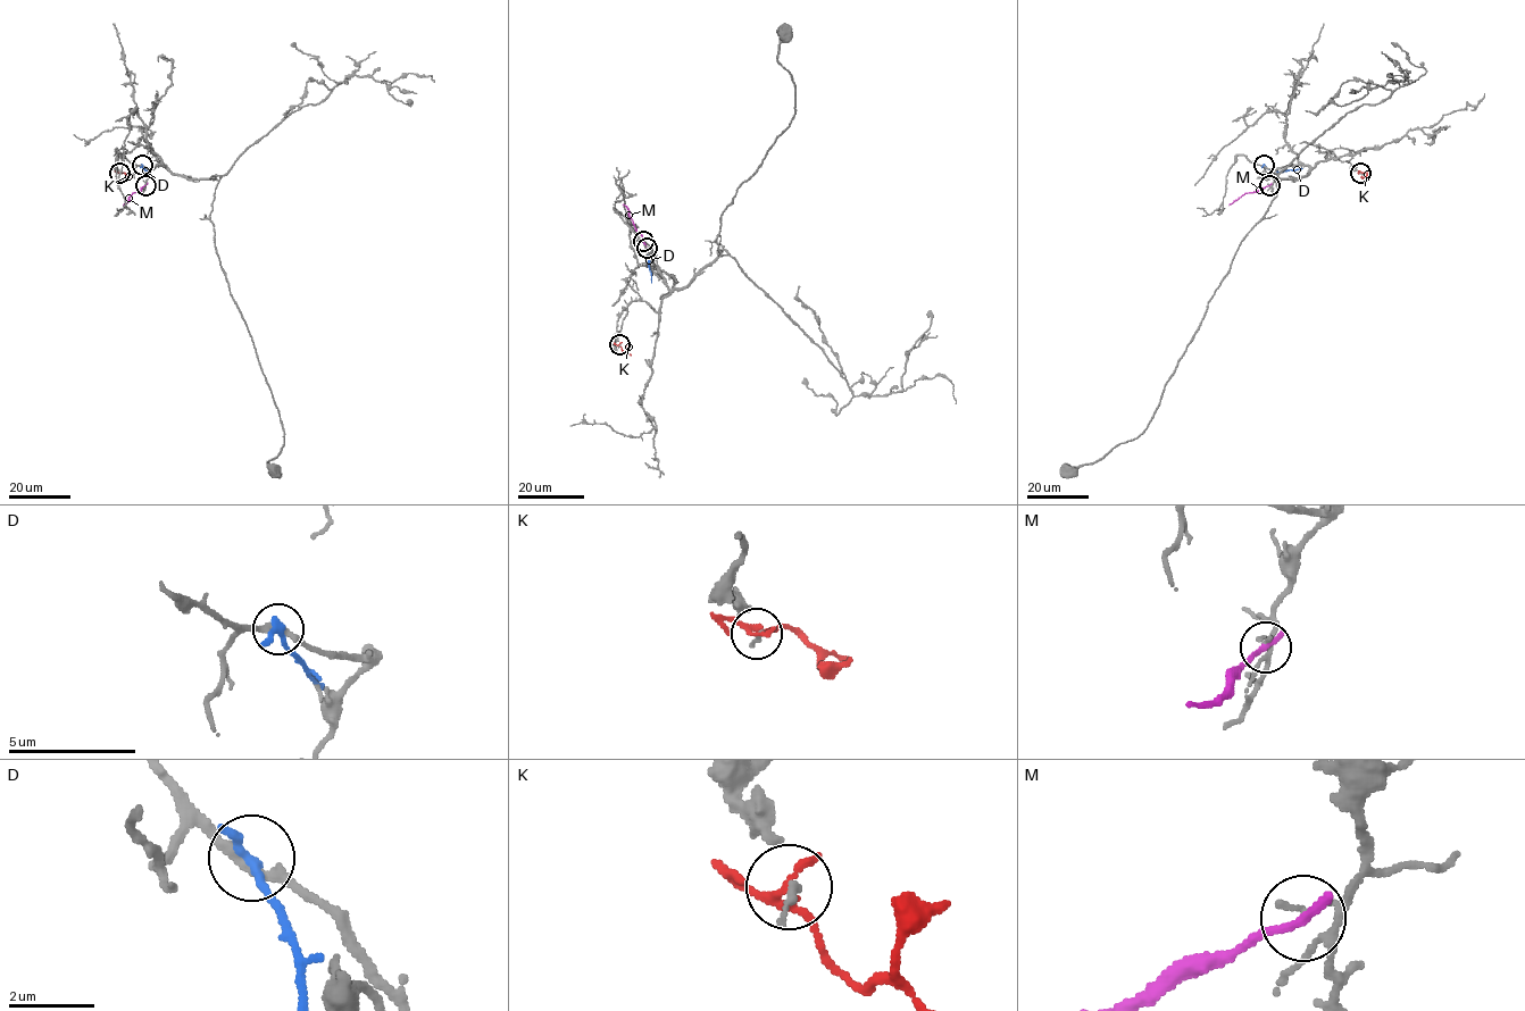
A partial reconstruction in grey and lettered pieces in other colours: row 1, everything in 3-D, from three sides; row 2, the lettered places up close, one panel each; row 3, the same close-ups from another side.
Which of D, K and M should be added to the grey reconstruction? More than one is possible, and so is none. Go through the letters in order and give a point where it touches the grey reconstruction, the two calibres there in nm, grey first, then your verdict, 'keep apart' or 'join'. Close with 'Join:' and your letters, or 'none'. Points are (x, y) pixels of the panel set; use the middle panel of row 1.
D: contact (643, 241); calibres 240 and 340 nm; keep apart
K: contact (619, 344); calibres 170 and 190 nm; keep apart
M: contact (647, 248); calibres 150 and 260 nm; keep apart
Join: none

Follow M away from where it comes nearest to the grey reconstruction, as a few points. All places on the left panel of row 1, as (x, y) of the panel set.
M: (146, 185), (123, 205)

